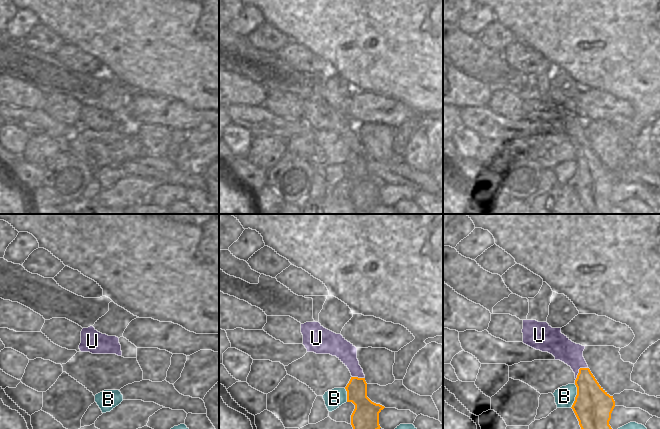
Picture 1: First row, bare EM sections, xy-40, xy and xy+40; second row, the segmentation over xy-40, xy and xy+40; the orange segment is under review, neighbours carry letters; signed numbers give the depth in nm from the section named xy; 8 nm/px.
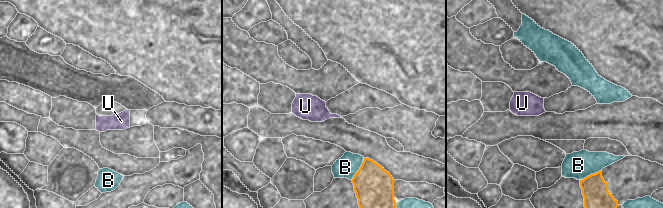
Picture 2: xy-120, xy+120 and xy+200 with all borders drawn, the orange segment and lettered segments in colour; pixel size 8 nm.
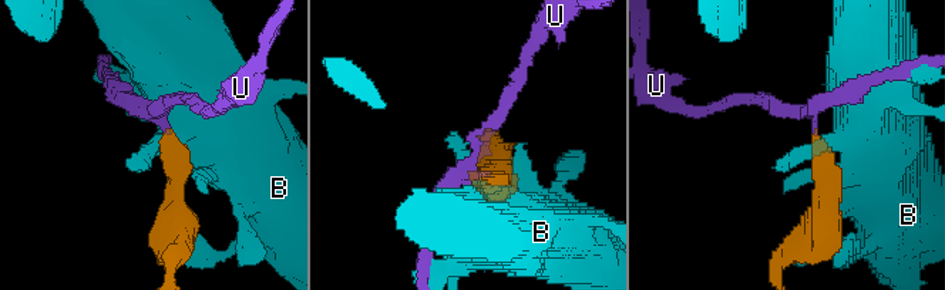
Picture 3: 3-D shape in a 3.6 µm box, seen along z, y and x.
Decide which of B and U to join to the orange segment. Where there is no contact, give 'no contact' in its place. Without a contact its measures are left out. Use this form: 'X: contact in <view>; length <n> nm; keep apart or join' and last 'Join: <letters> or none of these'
B: contact in xy+40; length 200 nm; keep apart
U: contact in xy+40; length 140 nm; keep apart
Join: none of these

